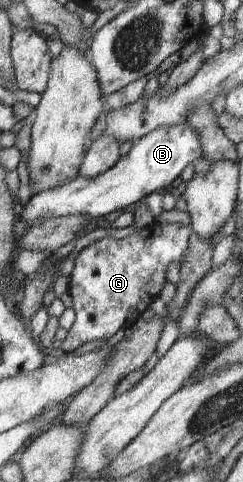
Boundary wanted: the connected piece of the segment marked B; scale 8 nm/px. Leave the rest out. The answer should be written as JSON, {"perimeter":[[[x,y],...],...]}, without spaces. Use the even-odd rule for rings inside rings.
{"perimeter":[[[188,122],[167,127],[157,127],[133,142],[130,151],[120,157],[109,171],[93,178],[83,178],[81,175],[63,183],[55,189],[39,191],[30,197],[24,205],[21,219],[27,225],[43,219],[53,219],[61,216],[83,214],[92,217],[104,217],[109,213],[133,210],[146,195],[165,189],[181,175],[187,165],[194,164],[203,153],[199,135],[191,129]]]}

